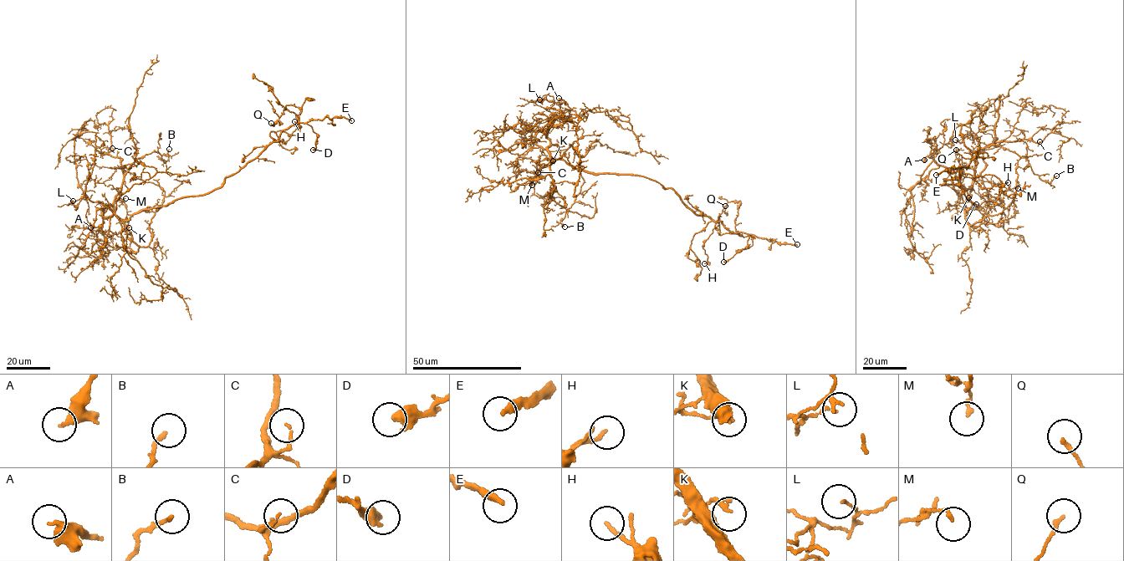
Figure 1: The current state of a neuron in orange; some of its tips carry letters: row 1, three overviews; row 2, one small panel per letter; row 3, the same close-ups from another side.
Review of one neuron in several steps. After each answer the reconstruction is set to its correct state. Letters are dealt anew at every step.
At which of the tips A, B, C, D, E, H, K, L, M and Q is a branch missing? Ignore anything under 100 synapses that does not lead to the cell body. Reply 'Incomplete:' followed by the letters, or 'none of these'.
Incomplete: E

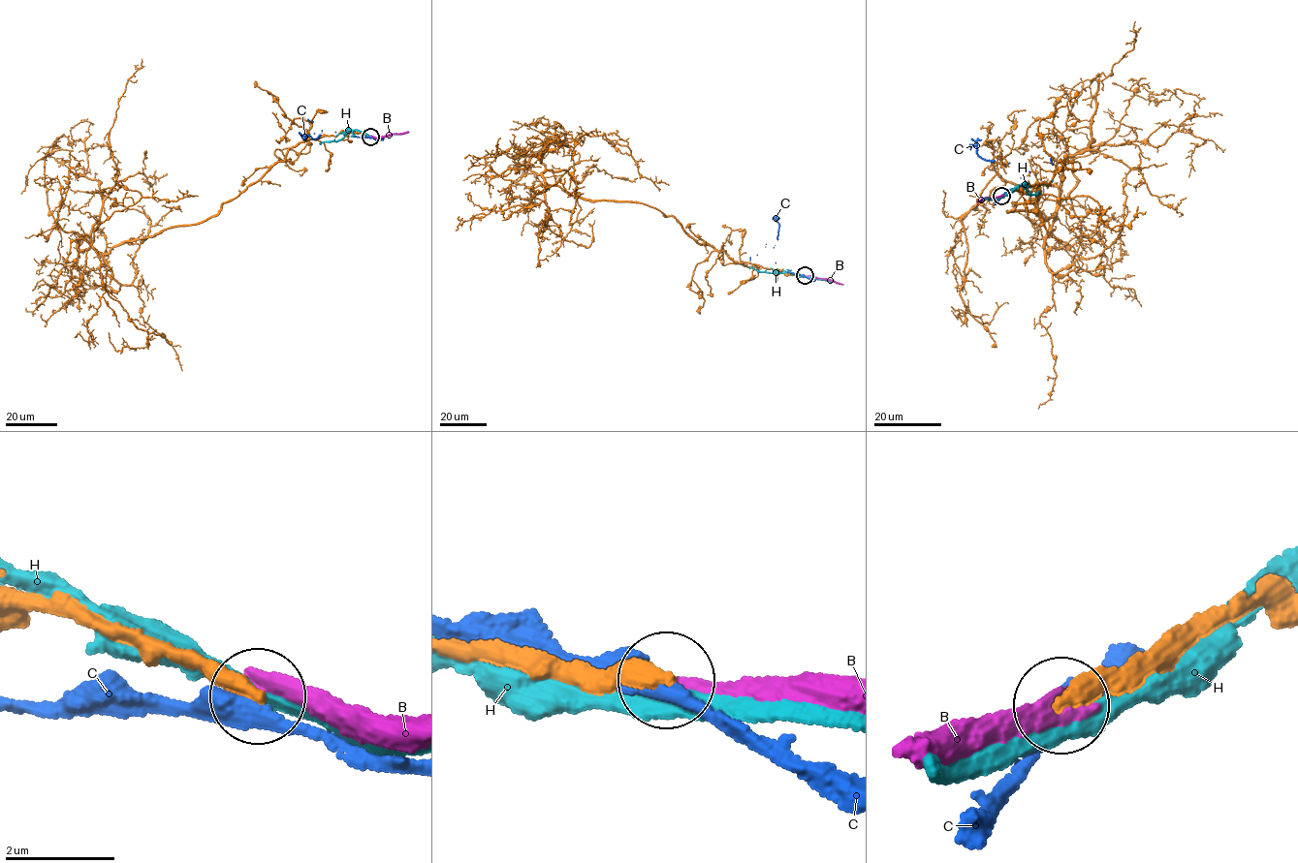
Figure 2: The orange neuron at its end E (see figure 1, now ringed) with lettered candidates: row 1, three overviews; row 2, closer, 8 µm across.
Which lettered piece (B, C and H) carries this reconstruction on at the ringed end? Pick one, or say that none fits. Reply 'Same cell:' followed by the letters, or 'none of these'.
Same cell: none of these

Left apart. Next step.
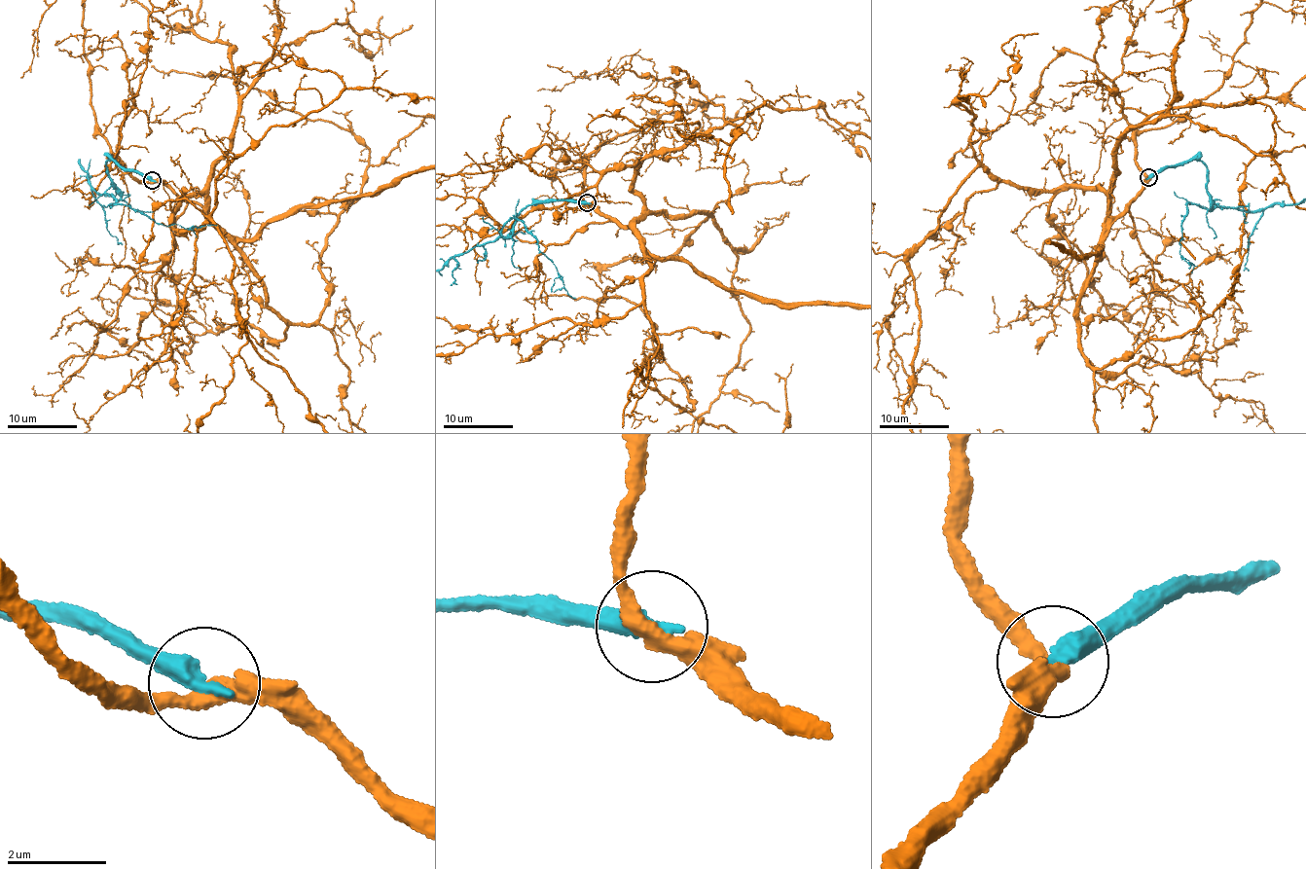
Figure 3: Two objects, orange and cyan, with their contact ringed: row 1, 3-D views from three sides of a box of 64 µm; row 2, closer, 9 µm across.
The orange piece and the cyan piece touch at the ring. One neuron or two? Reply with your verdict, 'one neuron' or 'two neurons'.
two neurons

